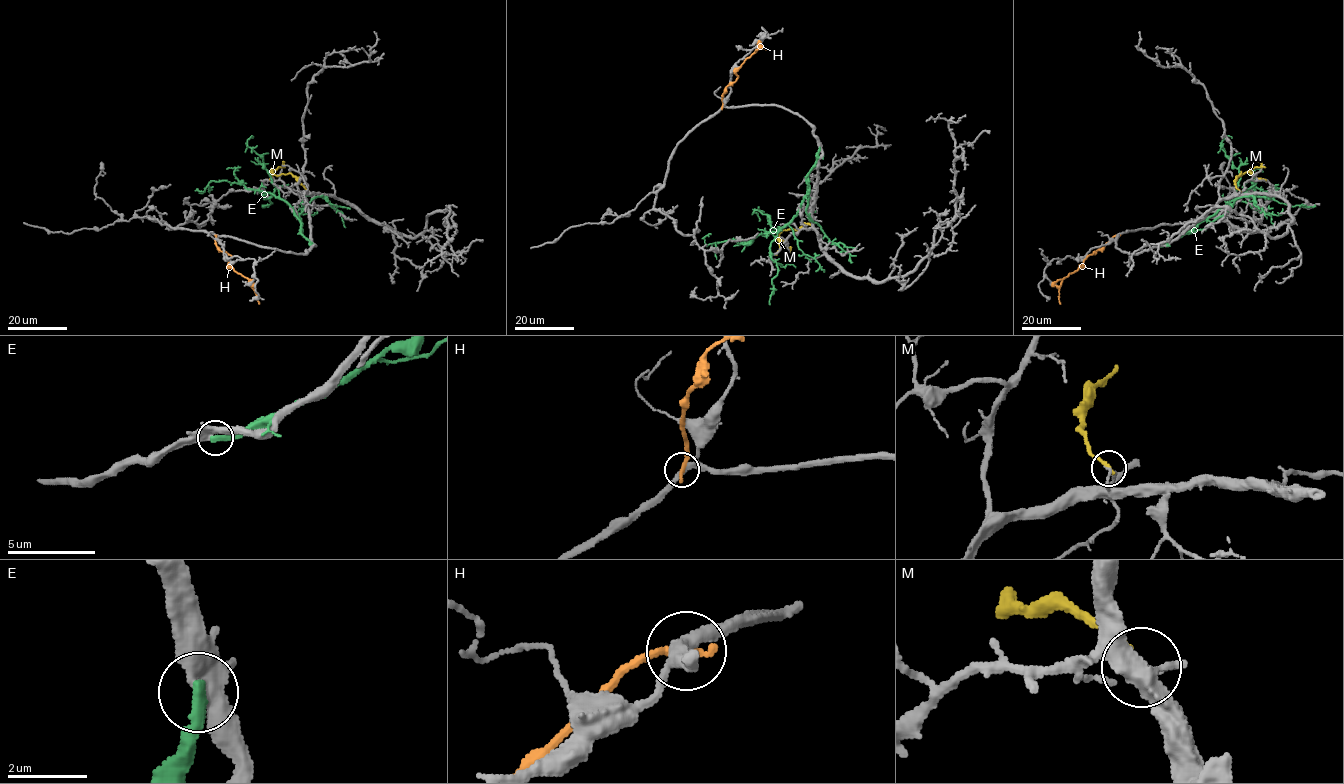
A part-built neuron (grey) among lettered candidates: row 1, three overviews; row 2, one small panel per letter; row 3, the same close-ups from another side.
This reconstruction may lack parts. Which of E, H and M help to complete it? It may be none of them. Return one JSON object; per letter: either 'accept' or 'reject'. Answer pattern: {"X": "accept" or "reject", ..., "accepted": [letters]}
{"E": "reject", "H": "reject", "M": "reject", "accepted": []}

